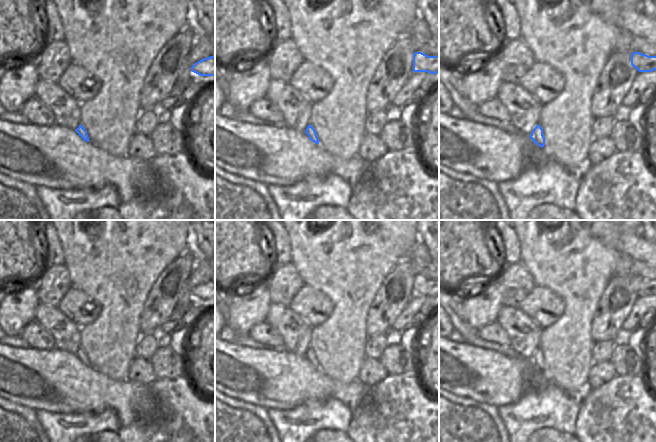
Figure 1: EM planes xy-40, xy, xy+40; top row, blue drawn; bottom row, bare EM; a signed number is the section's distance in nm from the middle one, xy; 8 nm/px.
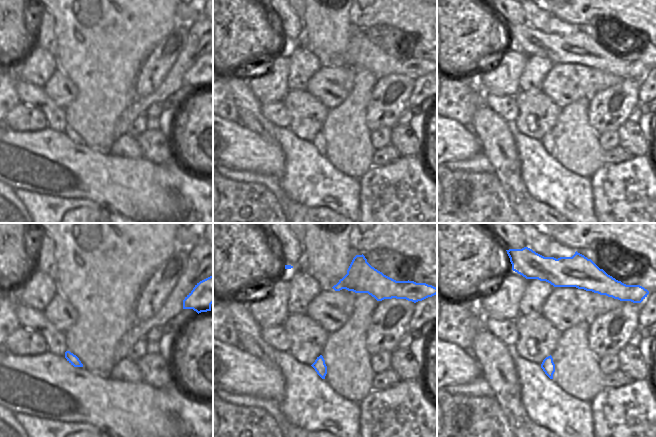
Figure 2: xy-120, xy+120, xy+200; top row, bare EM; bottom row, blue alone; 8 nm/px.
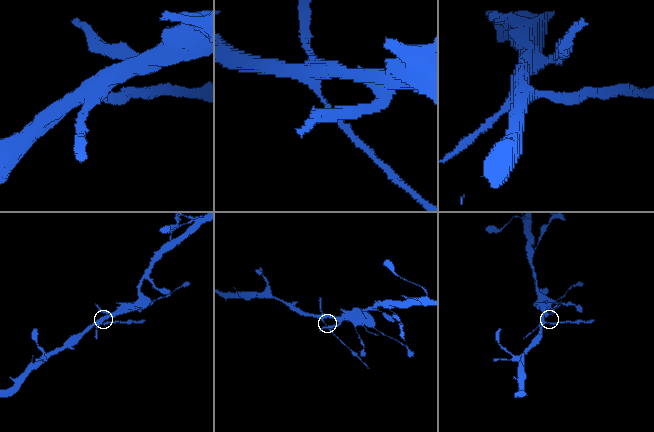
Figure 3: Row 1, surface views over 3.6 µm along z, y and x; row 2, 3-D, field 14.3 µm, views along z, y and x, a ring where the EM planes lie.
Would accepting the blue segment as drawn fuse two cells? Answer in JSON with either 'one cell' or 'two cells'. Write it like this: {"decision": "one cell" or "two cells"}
{"decision": "two cells"}

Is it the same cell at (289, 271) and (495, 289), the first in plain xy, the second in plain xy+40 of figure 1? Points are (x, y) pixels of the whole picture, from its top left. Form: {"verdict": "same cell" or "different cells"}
{"verdict": "different cells"}

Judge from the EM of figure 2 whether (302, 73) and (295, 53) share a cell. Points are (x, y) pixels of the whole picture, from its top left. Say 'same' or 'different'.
same

